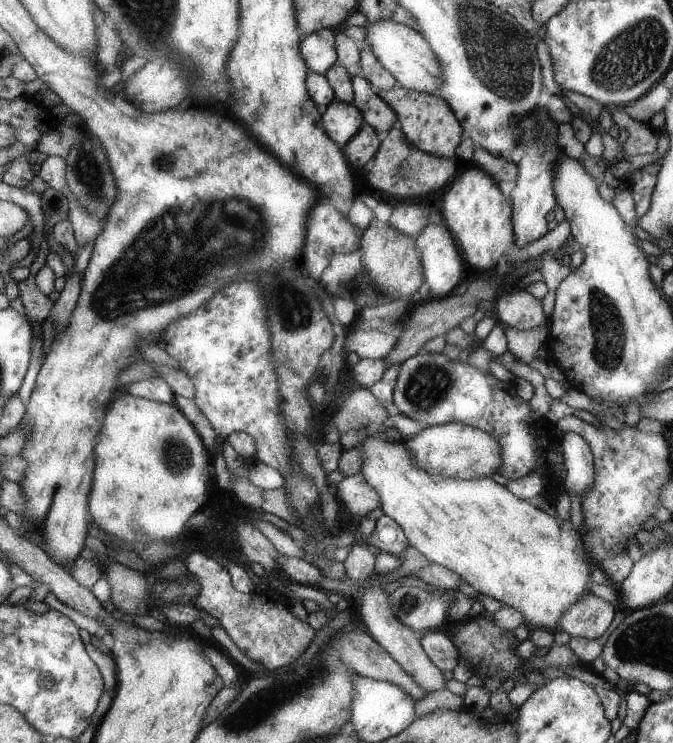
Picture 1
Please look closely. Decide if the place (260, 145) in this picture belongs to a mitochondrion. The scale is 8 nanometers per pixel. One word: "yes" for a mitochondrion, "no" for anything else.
no

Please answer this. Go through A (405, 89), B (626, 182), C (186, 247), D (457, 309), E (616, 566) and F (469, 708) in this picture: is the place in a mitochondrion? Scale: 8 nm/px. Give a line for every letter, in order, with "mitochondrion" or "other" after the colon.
A: other
B: other
C: mitochondrion
D: other
E: other
F: other

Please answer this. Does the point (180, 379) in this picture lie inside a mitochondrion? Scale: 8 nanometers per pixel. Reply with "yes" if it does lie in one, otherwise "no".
no

